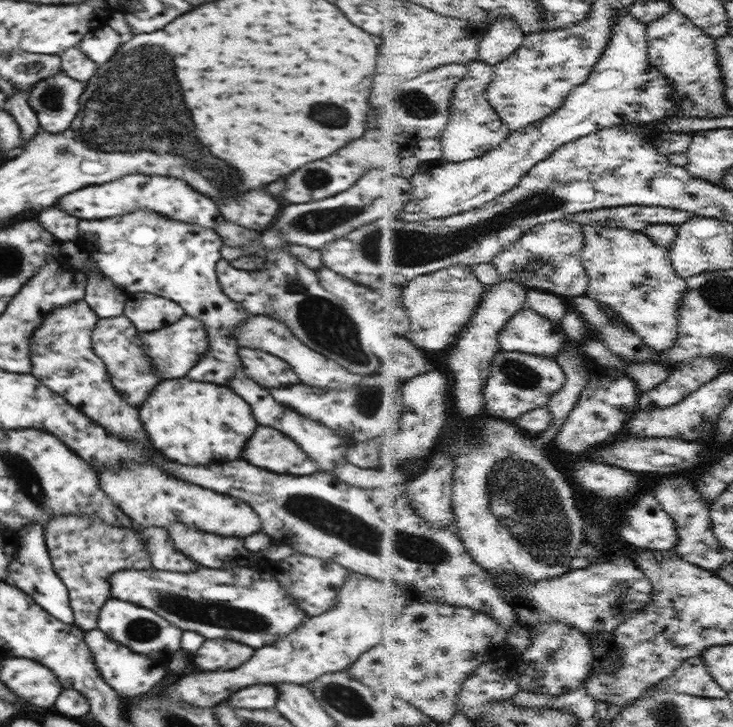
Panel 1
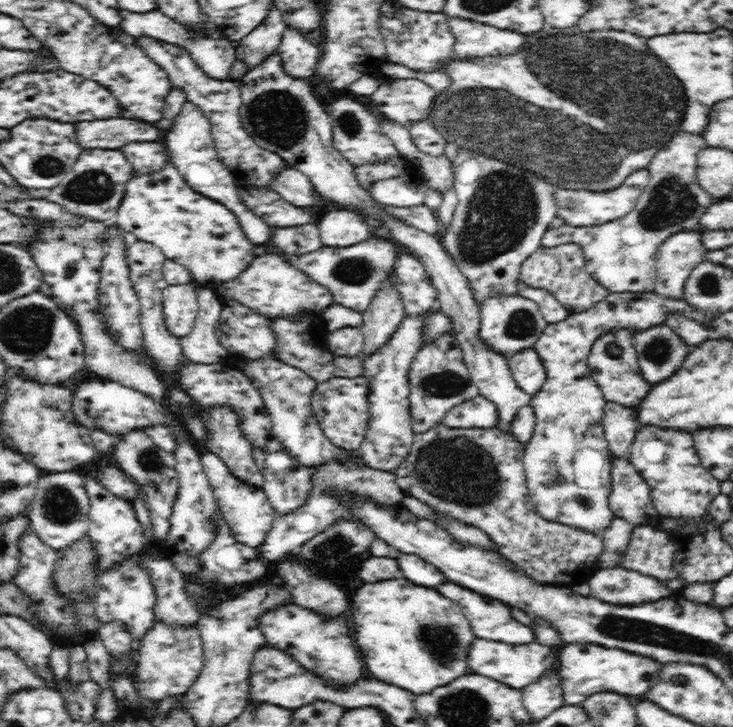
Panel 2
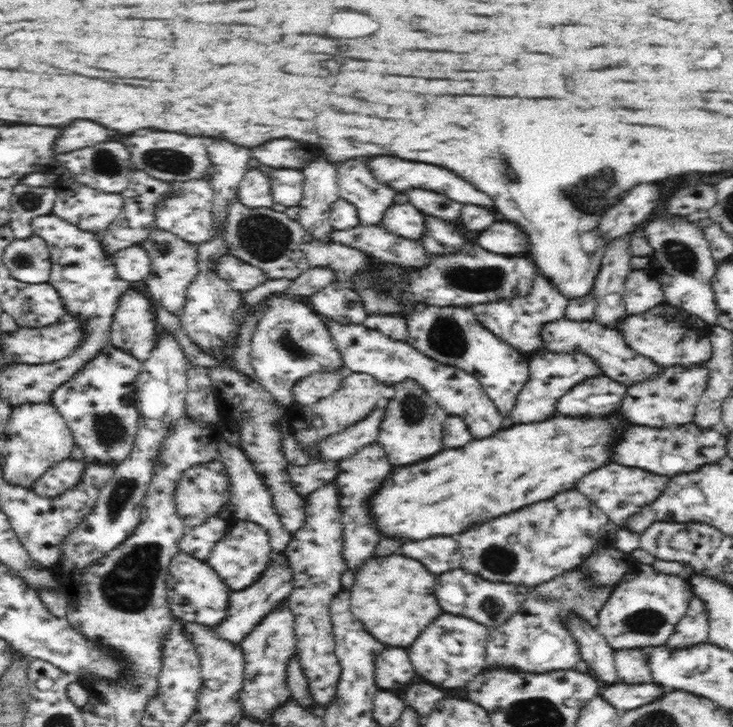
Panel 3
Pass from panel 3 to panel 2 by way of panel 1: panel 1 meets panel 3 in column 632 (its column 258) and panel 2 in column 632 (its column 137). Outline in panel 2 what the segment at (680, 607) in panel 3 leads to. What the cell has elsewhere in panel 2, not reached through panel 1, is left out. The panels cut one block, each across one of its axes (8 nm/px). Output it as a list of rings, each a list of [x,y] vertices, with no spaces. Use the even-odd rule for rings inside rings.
[[[621,567],[598,569],[586,582],[592,597],[609,604],[640,605],[674,596],[664,582],[660,584],[650,576]]]

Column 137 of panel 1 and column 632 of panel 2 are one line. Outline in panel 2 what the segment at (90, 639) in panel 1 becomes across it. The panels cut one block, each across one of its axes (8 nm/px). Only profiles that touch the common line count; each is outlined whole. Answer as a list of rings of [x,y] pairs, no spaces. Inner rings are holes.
[[[564,644],[559,650],[560,676],[564,688],[564,704],[580,705],[584,698],[598,692],[618,692],[624,696],[646,694],[660,678],[663,664],[649,656],[606,648],[596,644]]]

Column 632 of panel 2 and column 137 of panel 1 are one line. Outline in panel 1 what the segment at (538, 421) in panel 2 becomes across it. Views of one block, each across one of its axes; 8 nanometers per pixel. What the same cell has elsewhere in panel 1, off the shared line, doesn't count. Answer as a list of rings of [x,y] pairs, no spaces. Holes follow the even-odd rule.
[[[126,293],[126,296],[123,315],[142,333],[170,326],[185,315],[178,303],[163,296],[150,293]]]

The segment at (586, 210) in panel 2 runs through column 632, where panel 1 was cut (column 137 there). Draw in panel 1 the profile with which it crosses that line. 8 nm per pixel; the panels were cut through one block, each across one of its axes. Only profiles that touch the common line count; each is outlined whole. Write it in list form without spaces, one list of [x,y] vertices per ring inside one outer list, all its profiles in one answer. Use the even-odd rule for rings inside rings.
[[[128,174],[120,180],[112,180],[106,184],[94,184],[75,190],[62,196],[59,207],[82,221],[100,220],[113,216],[122,216],[138,209],[148,209],[162,216],[185,223],[195,224],[204,229],[214,229],[225,218],[219,206],[210,198],[202,196],[194,188],[190,188],[184,180],[170,176],[144,176],[144,174]]]

